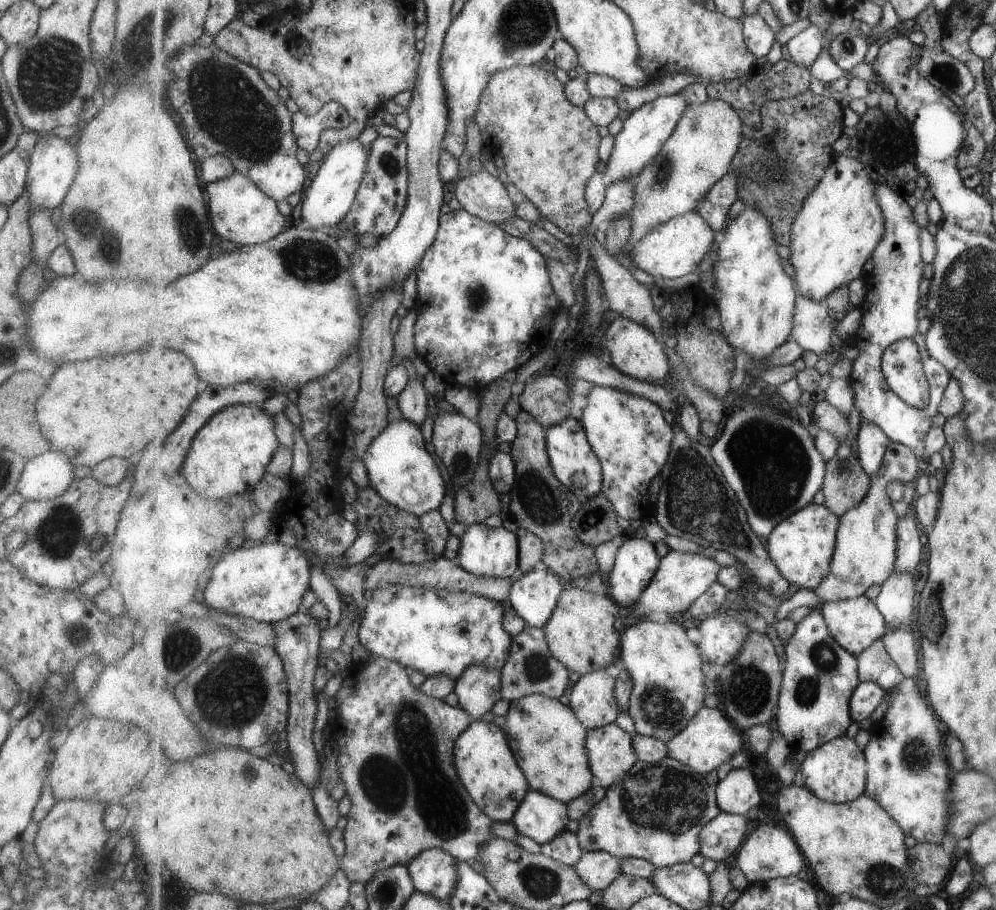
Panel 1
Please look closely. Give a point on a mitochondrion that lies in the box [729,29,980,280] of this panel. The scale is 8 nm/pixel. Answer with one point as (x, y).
(945, 72)

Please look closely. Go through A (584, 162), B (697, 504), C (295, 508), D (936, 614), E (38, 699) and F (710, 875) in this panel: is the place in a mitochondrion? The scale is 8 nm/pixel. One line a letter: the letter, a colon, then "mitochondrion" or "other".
A: other
B: mitochondrion
C: other
D: mitochondrion
E: other
F: other

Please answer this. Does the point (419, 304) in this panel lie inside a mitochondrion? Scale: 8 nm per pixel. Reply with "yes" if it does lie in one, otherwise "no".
no

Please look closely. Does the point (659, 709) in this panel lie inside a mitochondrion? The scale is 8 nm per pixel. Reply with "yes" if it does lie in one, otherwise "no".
yes

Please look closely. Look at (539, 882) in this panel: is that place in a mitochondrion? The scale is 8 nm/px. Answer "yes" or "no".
yes

